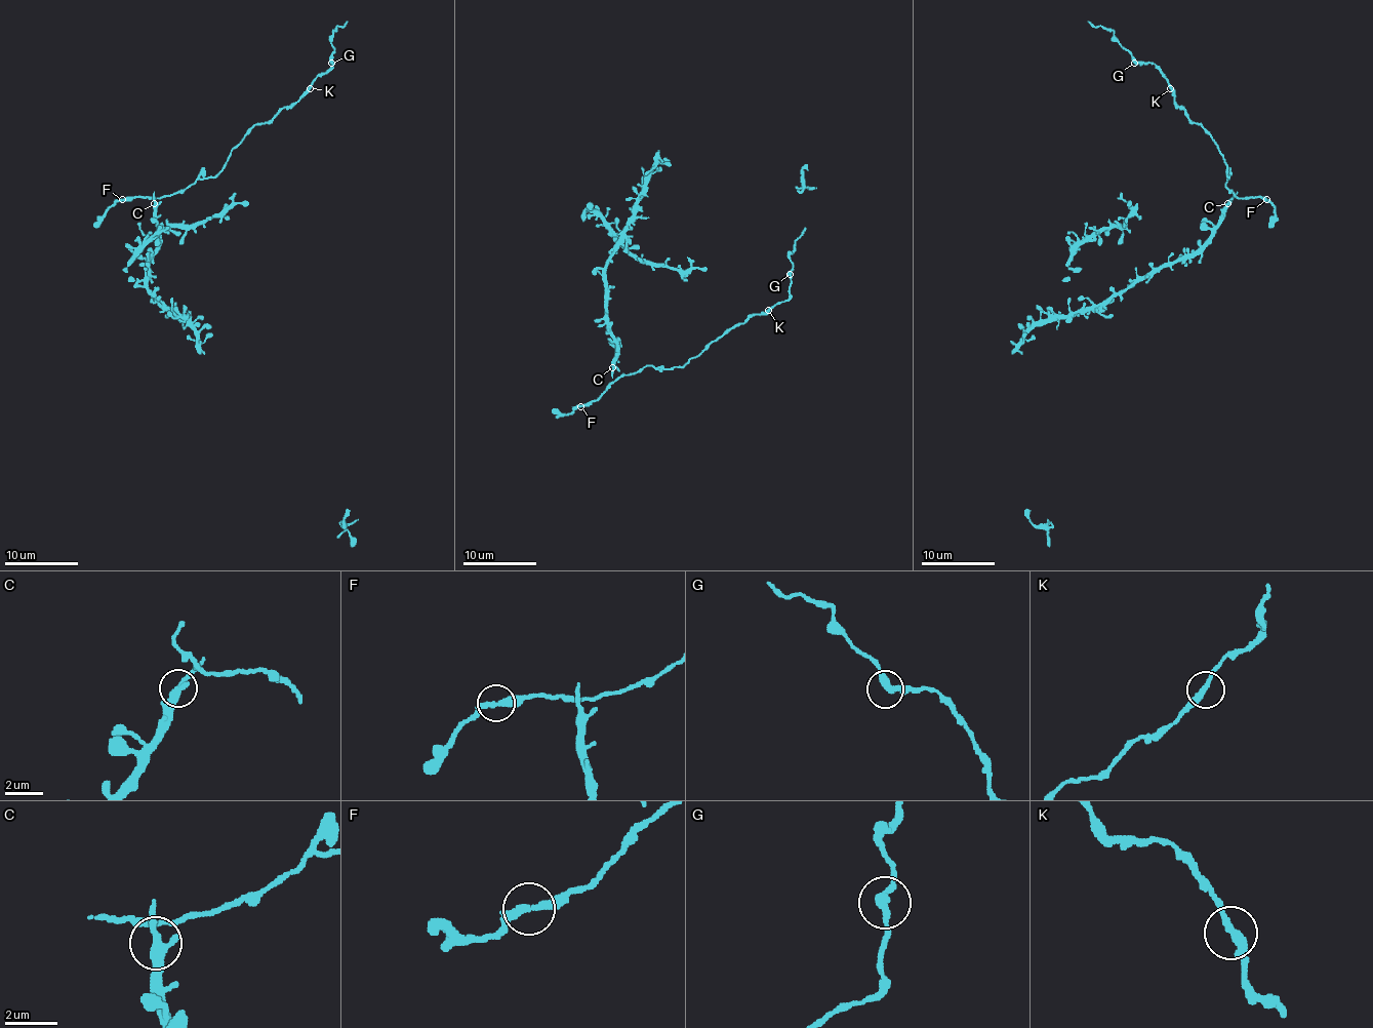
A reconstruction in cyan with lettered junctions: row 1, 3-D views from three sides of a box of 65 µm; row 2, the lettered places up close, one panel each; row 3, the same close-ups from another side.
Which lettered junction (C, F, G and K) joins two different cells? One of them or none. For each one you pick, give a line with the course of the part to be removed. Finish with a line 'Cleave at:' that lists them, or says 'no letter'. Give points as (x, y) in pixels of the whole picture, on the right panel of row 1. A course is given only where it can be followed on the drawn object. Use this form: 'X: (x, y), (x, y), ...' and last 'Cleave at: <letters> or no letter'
Cleave at: no letter

